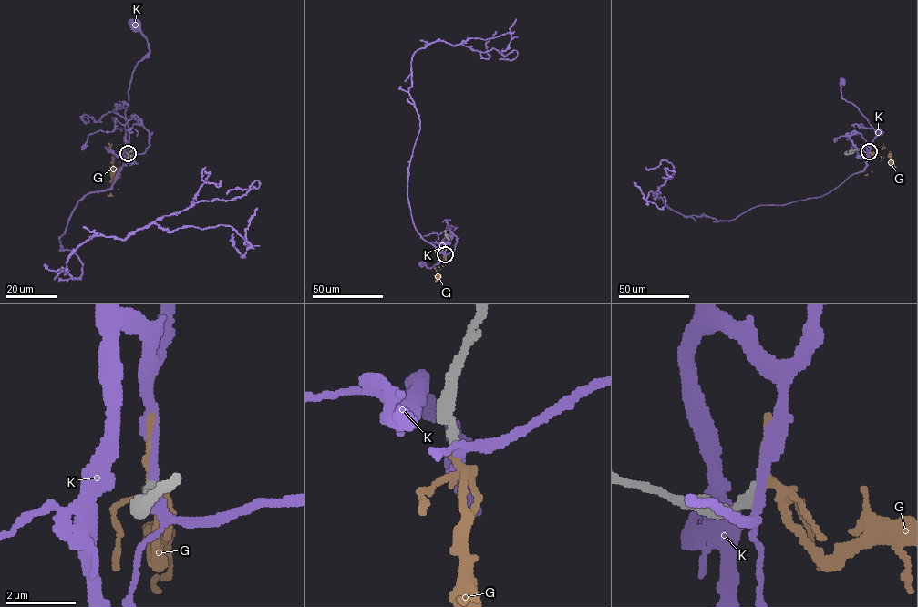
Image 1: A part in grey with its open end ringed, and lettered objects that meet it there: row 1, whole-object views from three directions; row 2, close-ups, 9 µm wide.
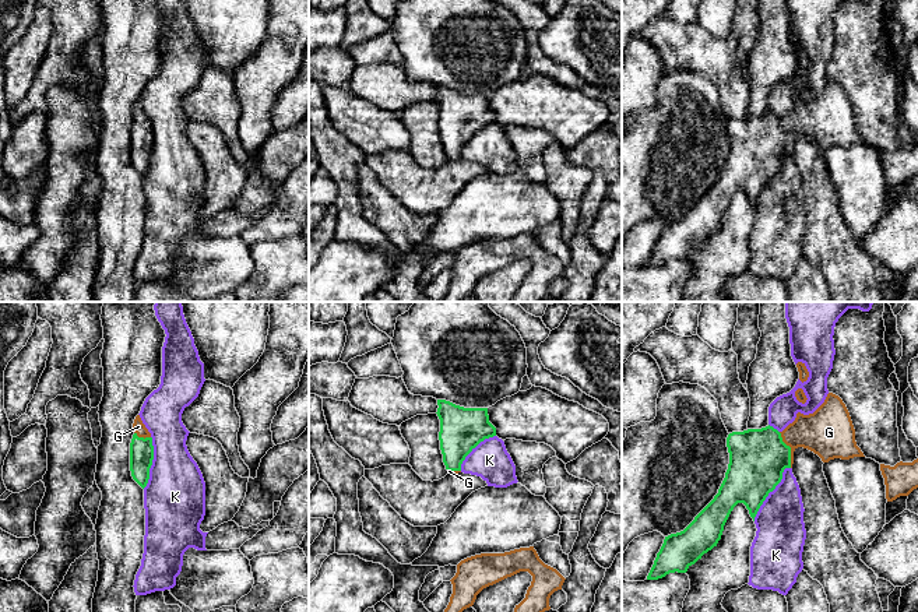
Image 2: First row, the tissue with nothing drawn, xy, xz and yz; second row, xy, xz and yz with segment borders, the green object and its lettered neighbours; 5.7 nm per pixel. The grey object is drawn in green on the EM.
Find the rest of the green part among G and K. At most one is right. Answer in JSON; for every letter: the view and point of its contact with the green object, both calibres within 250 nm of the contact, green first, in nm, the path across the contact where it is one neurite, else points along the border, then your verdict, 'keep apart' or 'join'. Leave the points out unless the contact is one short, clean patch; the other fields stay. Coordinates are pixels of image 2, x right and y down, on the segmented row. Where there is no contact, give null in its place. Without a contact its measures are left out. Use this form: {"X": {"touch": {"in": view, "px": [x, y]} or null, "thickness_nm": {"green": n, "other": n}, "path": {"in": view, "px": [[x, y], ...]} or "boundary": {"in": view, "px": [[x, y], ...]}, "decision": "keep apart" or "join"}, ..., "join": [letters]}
{"G": {"touch": {"in": "yz", "px": [790, 450]}, "thickness_nm": {"green": 340, "other": 280}, "path": {"in": "yz", "px": [[758, 457], [767, 452], [790, 450], [805, 432], [829, 432]]}, "decision": "join"}, "K": {"touch": {"in": "yz", "px": [770, 491]}, "thickness_nm": {"green": 340, "other": 280}, "decision": "keep apart"}, "join": ["G"]}

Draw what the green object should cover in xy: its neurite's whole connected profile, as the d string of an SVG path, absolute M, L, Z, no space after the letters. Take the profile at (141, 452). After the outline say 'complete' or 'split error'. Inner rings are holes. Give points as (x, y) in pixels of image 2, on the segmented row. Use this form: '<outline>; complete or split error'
M140 415L133 423L134 435L130 443L130 471L133 479L144 489L150 479L150 468L154 460L152 437Z; split error

